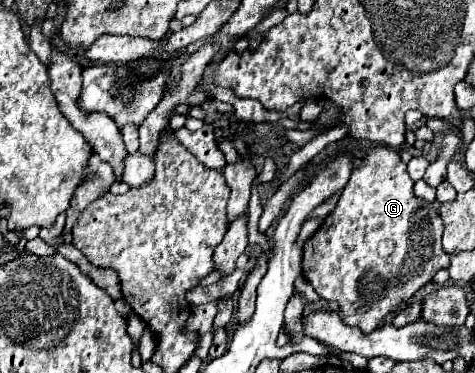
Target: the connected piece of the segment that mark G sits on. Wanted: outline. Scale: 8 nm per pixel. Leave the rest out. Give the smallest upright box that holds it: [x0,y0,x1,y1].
[304,146,450,332]

